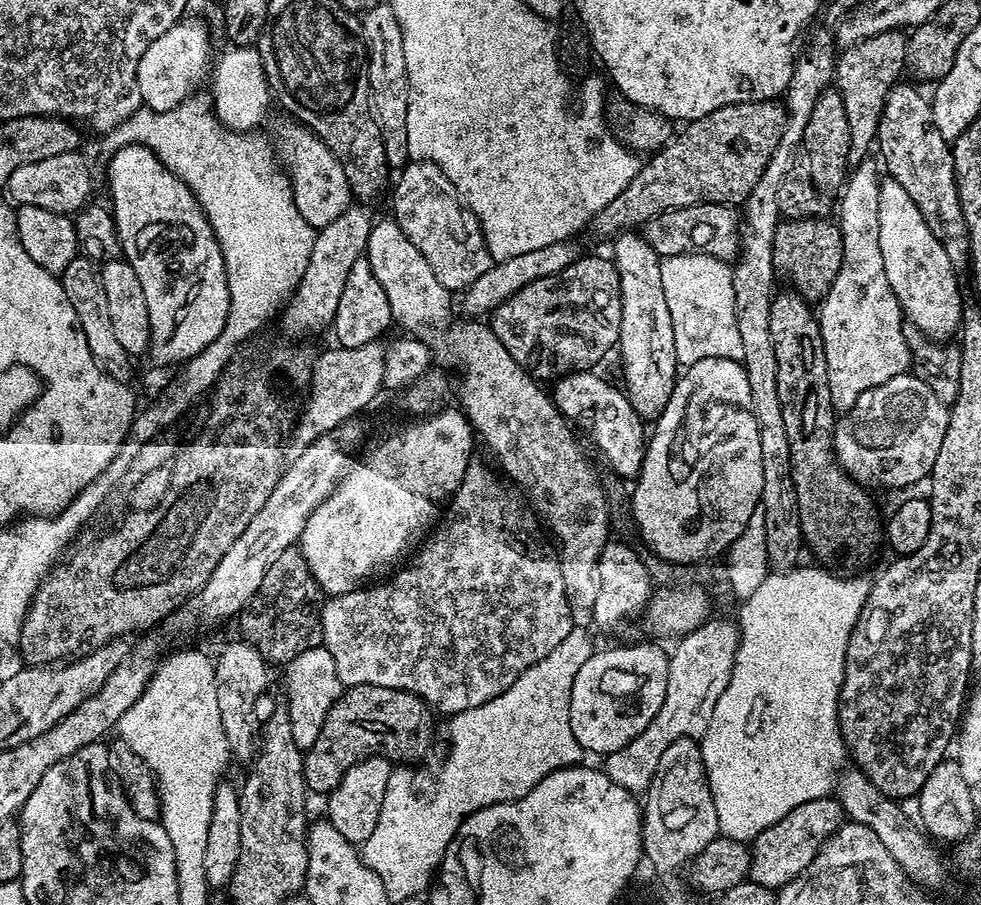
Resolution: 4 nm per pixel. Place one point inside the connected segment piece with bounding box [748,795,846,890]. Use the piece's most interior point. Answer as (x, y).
(779, 853)

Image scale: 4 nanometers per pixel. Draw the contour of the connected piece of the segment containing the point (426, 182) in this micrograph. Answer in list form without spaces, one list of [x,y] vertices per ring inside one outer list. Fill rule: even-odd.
[[[412,160],[399,169],[392,192],[392,212],[395,222],[422,252],[444,287],[463,290],[470,287],[494,263],[490,250],[484,241],[484,232],[476,215],[468,209],[454,190],[450,178],[434,166],[434,162]],[[396,184],[396,189],[395,188]]]

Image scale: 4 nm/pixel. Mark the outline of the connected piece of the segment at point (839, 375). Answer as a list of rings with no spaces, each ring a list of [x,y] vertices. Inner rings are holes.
[[[869,158],[855,165],[842,189],[838,223],[844,239],[844,257],[838,278],[834,278],[818,306],[830,398],[832,407],[840,414],[851,410],[866,390],[890,382],[895,376],[905,375],[912,362],[904,341],[906,317],[900,310],[894,290],[890,290],[886,266],[882,266],[882,246],[878,246],[882,172],[878,164],[876,169],[874,160]]]

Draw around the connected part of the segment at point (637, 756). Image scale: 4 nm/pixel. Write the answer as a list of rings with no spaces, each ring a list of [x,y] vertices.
[[[709,618],[690,634],[675,641],[676,649],[671,649],[668,658],[668,681],[666,698],[654,714],[650,726],[638,734],[625,748],[609,752],[603,757],[602,771],[618,786],[633,794],[647,793],[650,782],[658,770],[662,750],[678,738],[691,736],[699,738],[710,726],[711,712],[718,702],[722,690],[726,690],[732,667],[736,661],[736,651],[740,645],[740,630],[728,620]]]

